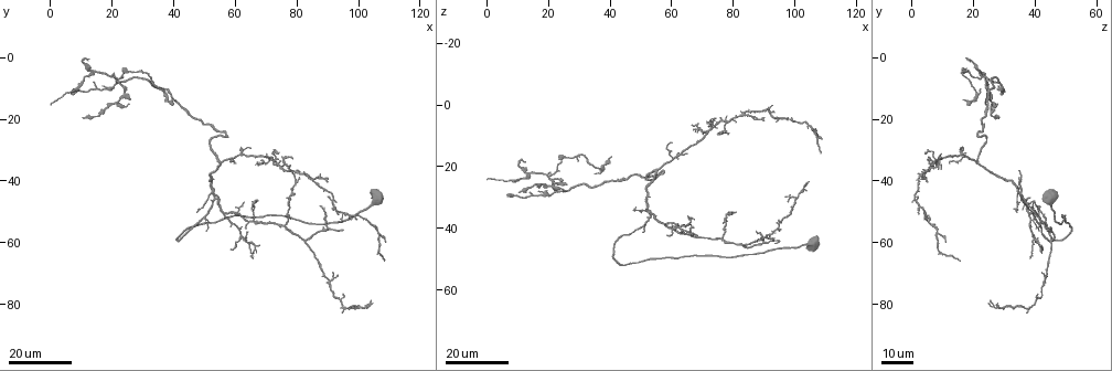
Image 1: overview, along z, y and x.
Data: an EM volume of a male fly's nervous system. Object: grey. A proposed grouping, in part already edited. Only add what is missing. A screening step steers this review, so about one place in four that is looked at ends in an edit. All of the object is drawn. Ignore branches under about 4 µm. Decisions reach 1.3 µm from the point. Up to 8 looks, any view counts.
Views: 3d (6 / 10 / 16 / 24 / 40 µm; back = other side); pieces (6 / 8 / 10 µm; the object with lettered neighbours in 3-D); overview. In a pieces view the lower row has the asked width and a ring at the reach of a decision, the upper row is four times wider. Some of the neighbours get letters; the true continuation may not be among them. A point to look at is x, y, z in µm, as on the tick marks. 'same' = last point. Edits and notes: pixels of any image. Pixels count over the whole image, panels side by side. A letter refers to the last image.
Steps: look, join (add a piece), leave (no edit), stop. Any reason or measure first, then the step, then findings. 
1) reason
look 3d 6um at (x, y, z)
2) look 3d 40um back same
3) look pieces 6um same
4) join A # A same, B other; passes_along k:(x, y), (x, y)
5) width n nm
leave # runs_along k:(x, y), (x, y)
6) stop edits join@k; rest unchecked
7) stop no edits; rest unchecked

an open end
look 3d 24um at (11, 19, 29)

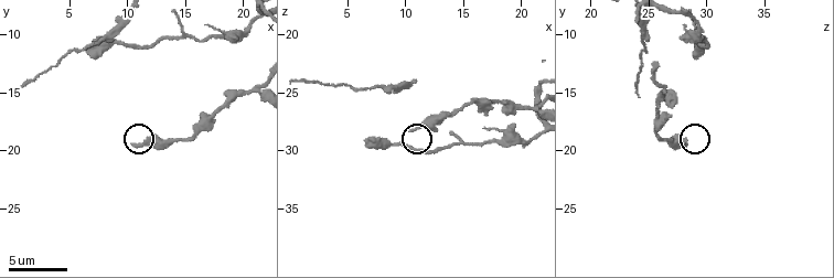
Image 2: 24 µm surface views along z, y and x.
look pieces 10um at (10.4, 19.6, 28.4)

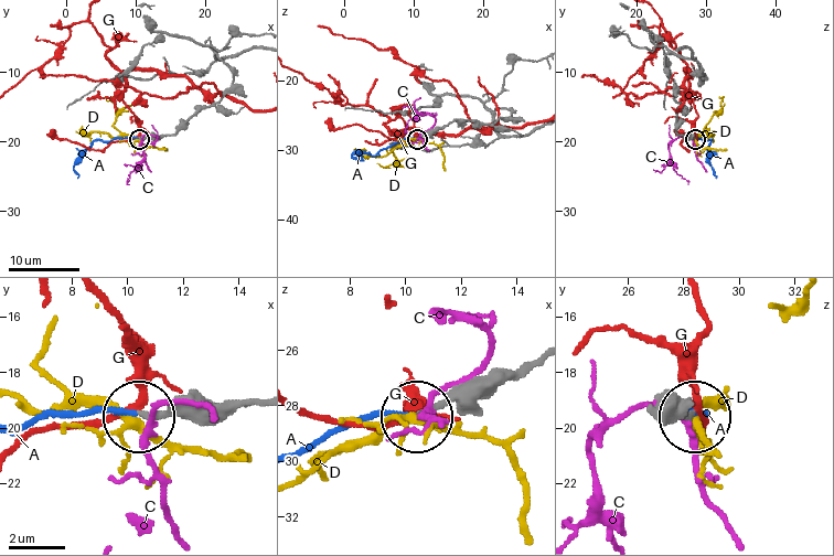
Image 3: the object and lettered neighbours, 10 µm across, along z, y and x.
width 180 nm
join A # A same, C other, D other, G other; passes_along 3:(435, 128), (373, 154), (355, 153), (351, 157), (355, 159); it goes on there

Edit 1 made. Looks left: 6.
tapers out
look 3d 16um at (68, 61, 41)

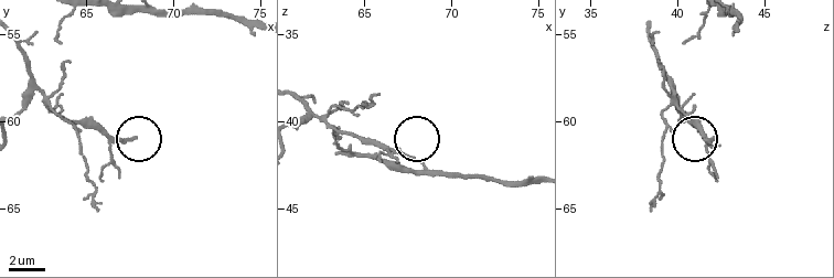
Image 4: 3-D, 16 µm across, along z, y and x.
look pieces 10um at (67.7, 61.1, 42.1)

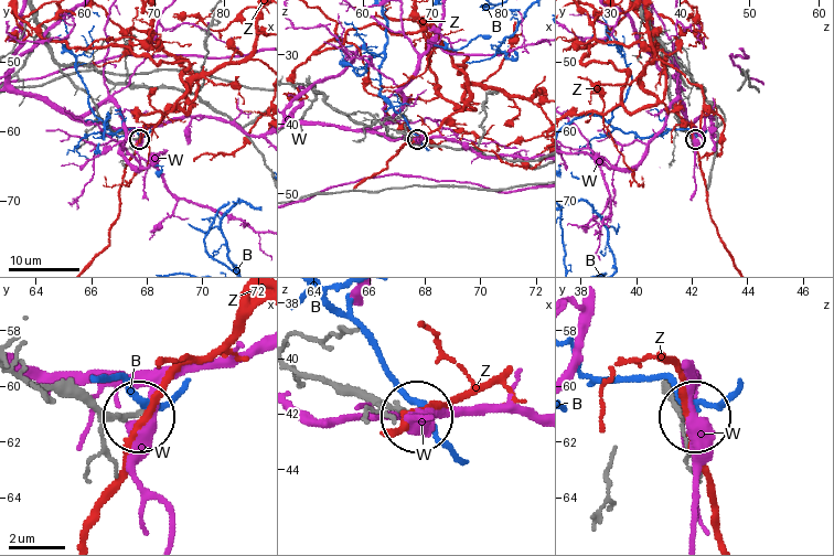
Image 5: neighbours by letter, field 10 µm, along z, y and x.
leave # B other, W other, Z other; runs_along 5:(21, 373), (132, 415); no lettered piece goes on from it

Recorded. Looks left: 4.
an open end
look 3d 16um at (65, 65, 39)

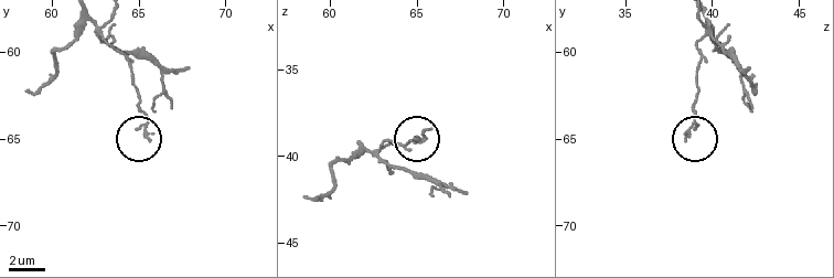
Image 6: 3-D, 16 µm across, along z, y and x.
look pieces 10um at (65.6, 65.1, 38.4)

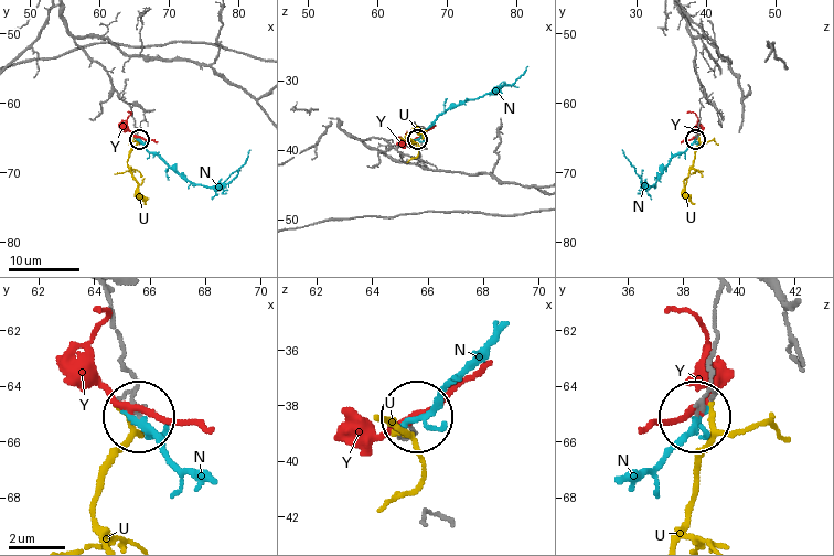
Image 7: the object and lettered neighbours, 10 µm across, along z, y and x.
leave # N other, U other, Y other; runs_along 7:(106, 297), (137, 389), (137, 416); none of them fits

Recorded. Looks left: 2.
tapers out
look 3d 16um at (19, 6, 23)

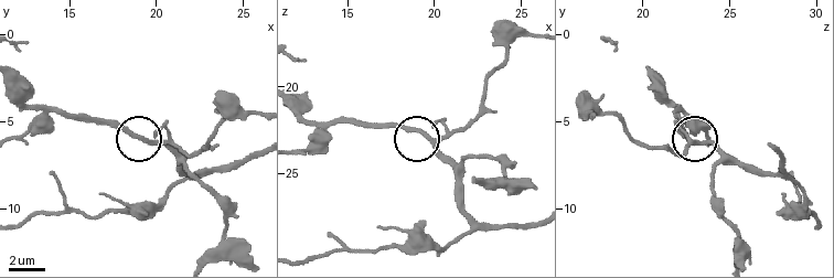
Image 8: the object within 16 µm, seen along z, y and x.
look pieces 8um at (19.9, 5.8, 22.3)

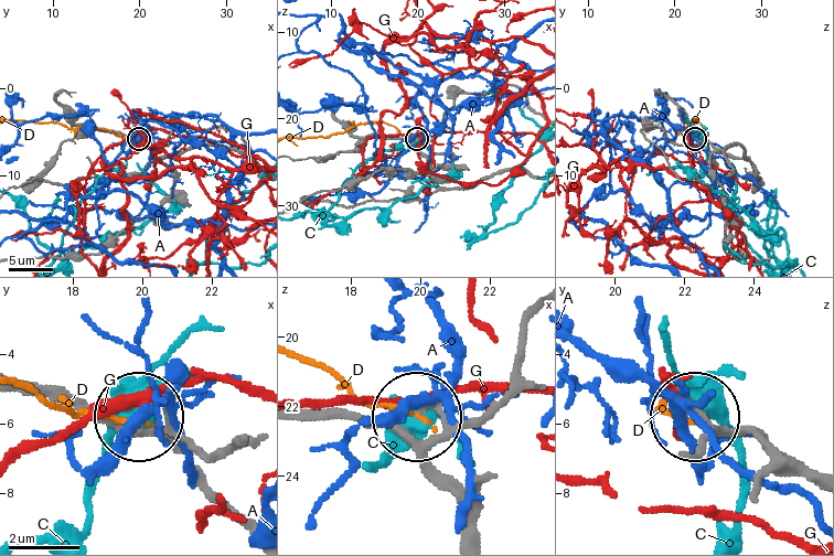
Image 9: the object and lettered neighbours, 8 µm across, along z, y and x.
leave # A other, C other, D other, G other; none of them fits

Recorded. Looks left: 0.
stop edits join@3; rest unchecked

